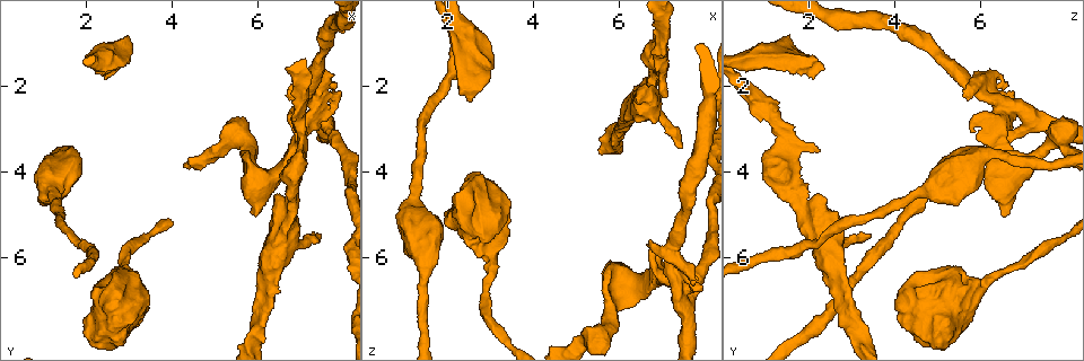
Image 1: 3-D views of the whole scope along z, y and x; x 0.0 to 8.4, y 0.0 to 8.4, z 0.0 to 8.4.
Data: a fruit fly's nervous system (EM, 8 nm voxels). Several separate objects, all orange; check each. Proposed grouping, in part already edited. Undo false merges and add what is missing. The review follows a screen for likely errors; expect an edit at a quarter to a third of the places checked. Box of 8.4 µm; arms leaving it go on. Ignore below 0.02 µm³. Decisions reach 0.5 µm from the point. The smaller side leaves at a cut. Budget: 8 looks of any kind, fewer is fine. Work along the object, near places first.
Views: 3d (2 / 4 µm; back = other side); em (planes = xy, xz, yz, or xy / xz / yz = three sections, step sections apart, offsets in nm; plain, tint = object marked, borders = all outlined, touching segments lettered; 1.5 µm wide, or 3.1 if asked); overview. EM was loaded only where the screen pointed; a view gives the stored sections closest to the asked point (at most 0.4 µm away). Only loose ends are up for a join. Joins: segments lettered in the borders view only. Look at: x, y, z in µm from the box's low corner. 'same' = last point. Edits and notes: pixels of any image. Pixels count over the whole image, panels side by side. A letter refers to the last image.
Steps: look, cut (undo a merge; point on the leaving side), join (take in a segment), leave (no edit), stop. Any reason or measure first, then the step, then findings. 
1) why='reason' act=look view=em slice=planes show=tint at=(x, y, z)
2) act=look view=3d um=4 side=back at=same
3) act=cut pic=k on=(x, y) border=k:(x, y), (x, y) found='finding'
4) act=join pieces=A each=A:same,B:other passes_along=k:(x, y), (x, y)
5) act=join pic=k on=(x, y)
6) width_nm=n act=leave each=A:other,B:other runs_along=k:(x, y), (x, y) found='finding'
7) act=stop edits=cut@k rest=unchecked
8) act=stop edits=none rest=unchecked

why='stops while still wide' act=look view=3d um=2 at=(2.55, 1.60, 2.40)

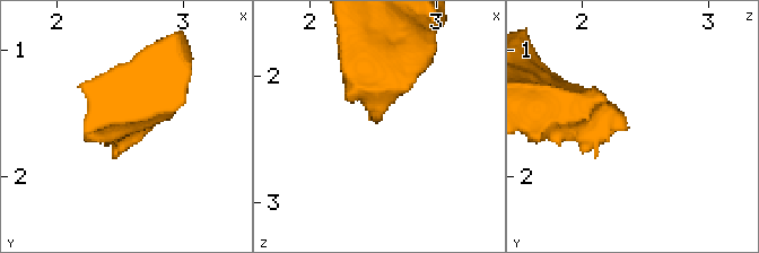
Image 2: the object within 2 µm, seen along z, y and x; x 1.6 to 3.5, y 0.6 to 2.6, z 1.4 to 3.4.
why='shape alone is not enough' act=look view=em slice=planes show=borders at=(2.54, 1.62, 2.38)

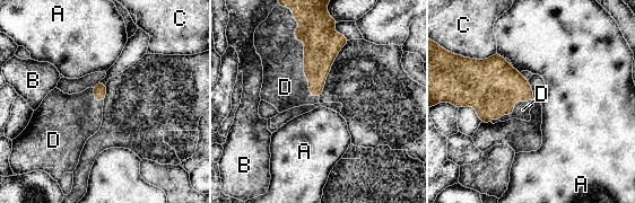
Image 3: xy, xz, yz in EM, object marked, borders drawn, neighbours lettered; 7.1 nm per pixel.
act=join pieces=D each=A:other,B:other,C:other,D:same found='the neuron continues'

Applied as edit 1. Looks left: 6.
why='redraw' act=look view=overview

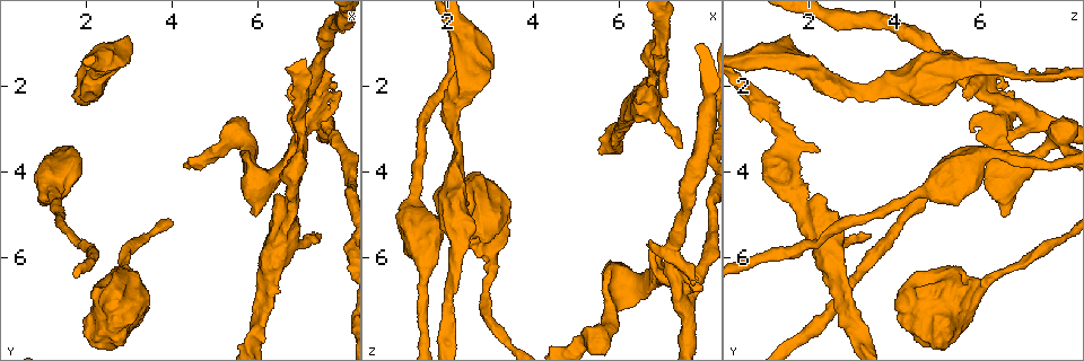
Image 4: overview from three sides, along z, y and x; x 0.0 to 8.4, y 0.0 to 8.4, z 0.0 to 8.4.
why='an open end' act=look view=em um=3.1 slice=xy step=8 show=borders at=(5.80, 3.60, 6.35)

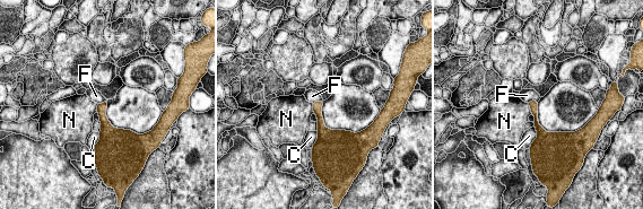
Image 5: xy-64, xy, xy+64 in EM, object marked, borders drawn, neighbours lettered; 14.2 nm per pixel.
act=leave each=C:other,F:other,N:other border=5:(322, 99), (312, 103) found='none of them fits'

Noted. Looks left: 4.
why='thick end' act=look view=3d um=2 at=(6.35, 4.50, 2.30)

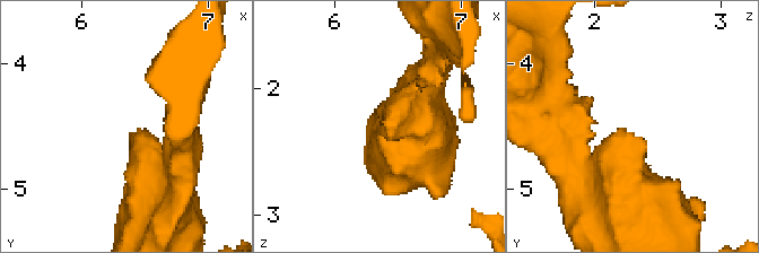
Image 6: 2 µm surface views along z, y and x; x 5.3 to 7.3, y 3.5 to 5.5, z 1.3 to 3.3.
why='need the tissue' act=look view=em slice=yz step=8 show=borders at=(6.40, 4.54, 2.30)

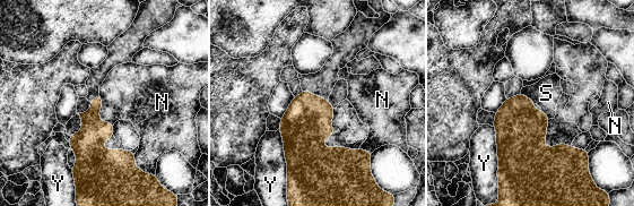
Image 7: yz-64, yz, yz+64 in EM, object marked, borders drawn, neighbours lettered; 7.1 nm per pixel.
act=look view=em slice=planes show=borders at=same

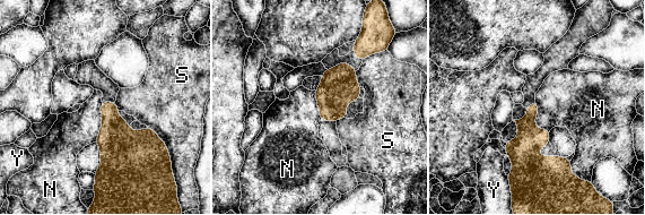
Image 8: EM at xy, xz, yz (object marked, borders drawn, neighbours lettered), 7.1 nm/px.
act=leave each=N:other,S:other,Y:other border=8:(102, 102), (101, 129), (94, 142) found='none of them fits'

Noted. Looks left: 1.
act=stop edits=join@3 rest=unchecked

